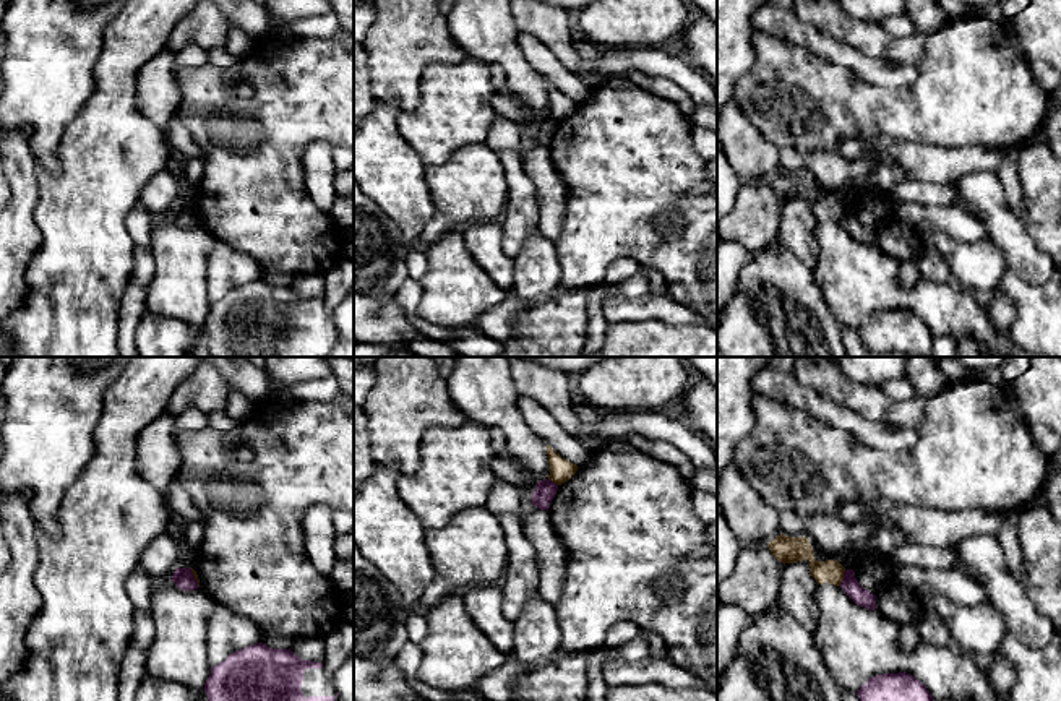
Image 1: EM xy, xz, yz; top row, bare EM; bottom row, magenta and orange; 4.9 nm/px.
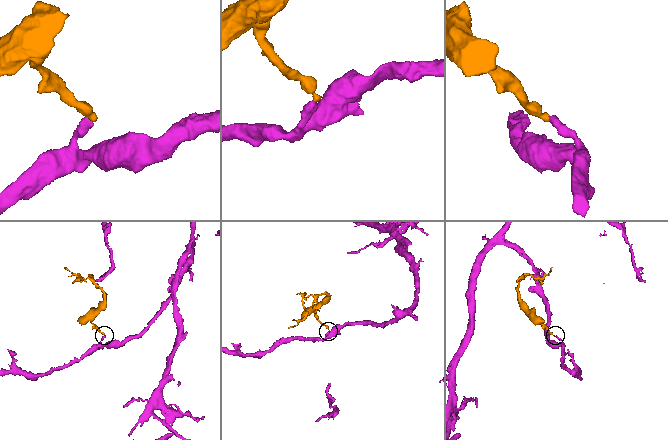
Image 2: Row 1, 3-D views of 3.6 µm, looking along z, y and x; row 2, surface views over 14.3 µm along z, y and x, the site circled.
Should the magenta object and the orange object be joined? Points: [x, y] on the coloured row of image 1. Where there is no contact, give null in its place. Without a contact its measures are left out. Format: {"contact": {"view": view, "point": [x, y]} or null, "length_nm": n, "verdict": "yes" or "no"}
{"contact": {"view": "yz", "point": [844, 578]}, "length_nm": 90, "verdict": "no"}

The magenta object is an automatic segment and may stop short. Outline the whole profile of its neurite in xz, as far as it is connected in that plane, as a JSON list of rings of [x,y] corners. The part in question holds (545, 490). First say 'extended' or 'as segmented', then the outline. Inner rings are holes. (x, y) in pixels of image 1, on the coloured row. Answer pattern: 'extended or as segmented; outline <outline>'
as segmented; outline [[[550,479],[537,482],[535,490],[532,493],[532,503],[540,510],[548,511],[550,503],[556,495],[556,490],[558,490],[558,485]]]

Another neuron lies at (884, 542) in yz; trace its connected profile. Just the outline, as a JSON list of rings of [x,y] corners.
[[[892,524],[879,527],[868,540],[868,547],[873,553],[891,558],[904,544],[907,544],[905,535]]]

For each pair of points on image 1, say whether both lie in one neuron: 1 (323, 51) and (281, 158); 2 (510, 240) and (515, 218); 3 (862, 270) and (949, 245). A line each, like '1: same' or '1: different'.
1: same
2: same
3: different

